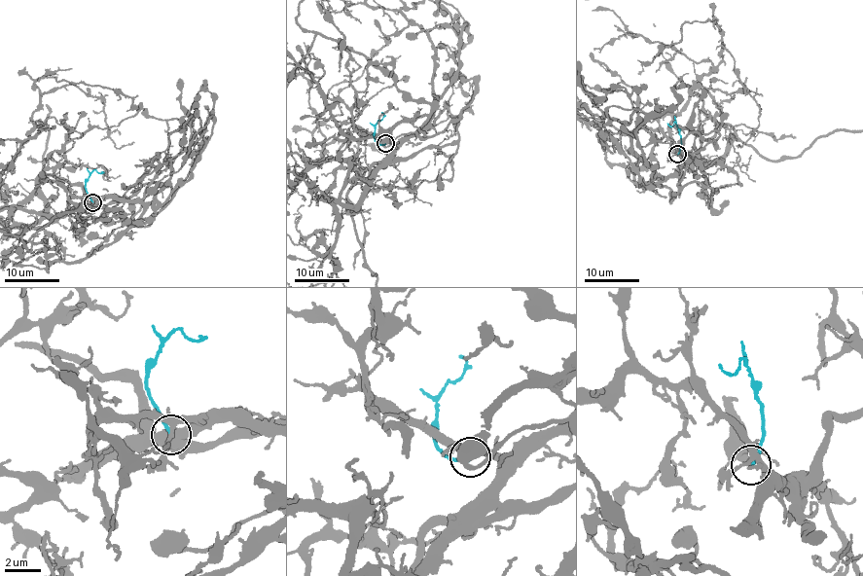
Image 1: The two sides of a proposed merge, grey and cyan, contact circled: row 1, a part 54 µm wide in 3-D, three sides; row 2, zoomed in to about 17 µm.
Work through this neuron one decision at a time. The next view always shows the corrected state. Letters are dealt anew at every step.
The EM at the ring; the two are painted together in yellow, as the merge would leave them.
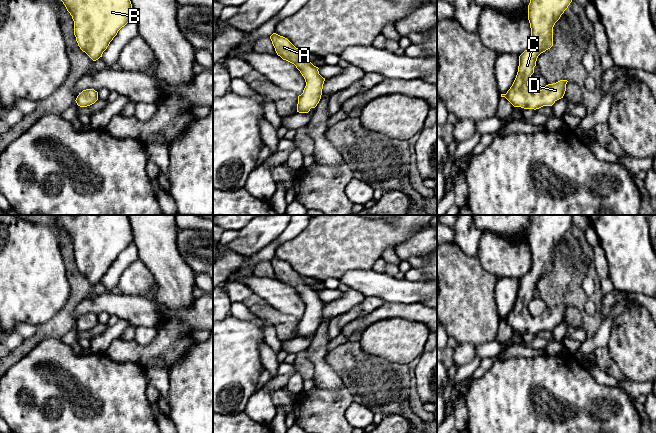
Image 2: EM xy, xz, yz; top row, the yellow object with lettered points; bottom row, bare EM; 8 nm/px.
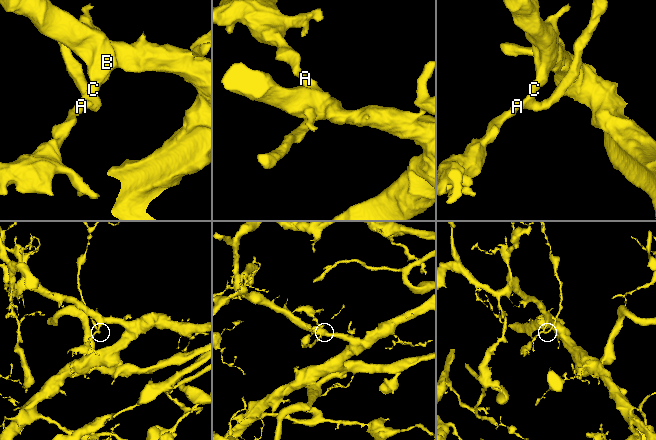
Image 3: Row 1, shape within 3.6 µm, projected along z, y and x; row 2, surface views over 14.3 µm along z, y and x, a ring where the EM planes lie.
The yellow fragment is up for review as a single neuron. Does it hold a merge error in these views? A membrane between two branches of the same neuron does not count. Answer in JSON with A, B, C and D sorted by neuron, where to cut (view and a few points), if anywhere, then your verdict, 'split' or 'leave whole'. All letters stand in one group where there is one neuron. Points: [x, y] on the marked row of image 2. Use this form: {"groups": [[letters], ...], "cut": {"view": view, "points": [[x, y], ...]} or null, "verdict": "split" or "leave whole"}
{"groups": [["A", "B", "C", "D"]], "cut": null, "verdict": "leave whole"}

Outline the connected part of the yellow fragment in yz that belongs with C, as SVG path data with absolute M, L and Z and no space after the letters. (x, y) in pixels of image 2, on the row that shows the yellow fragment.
M530 0L528 20L531 28L531 44L519 56L516 78L506 94L501 94L514 107L539 109L552 106L563 98L567 80L546 85L538 93L529 89L528 81L534 73L538 56L553 46L553 27L572 0Z

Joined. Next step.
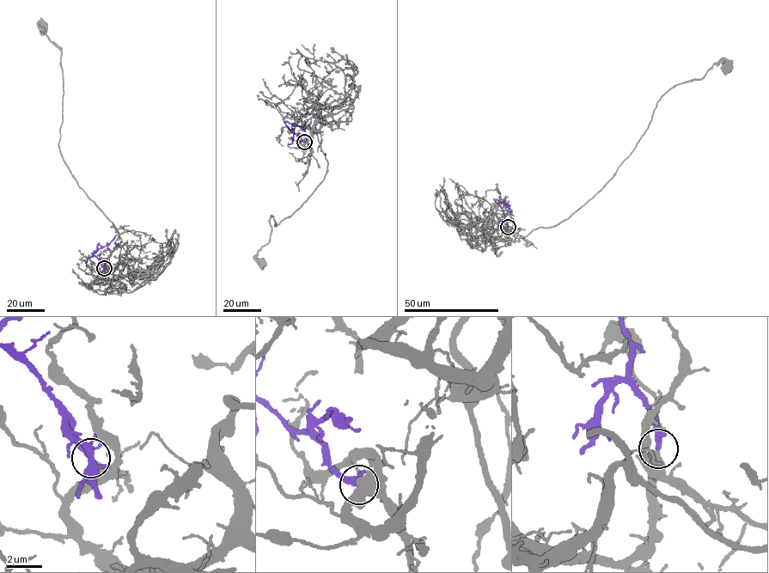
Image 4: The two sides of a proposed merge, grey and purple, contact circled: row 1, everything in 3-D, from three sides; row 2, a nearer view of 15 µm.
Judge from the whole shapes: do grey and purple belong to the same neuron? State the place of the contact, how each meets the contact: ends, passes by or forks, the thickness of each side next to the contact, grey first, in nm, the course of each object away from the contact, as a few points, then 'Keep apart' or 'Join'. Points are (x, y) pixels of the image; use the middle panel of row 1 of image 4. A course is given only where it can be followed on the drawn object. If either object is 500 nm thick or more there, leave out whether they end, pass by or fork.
Place: (304, 142). Thickness 550 nm (grey) against 280 nm. Course of grey: (305, 142), (318, 131), (327, 172), (292, 215), (275, 226), (271, 216), (270, 241), (254, 257), (260, 262). Course of purple: (305, 142), (285, 124), (288, 122), (295, 125), (291, 128), (293, 141), (289, 144). Join

